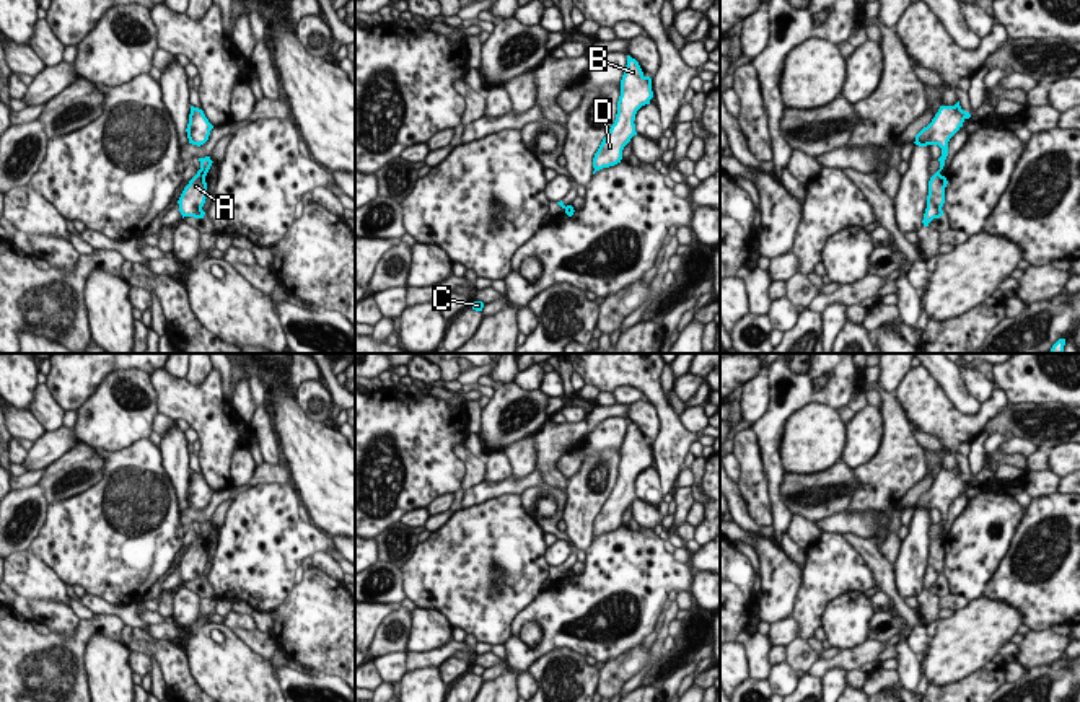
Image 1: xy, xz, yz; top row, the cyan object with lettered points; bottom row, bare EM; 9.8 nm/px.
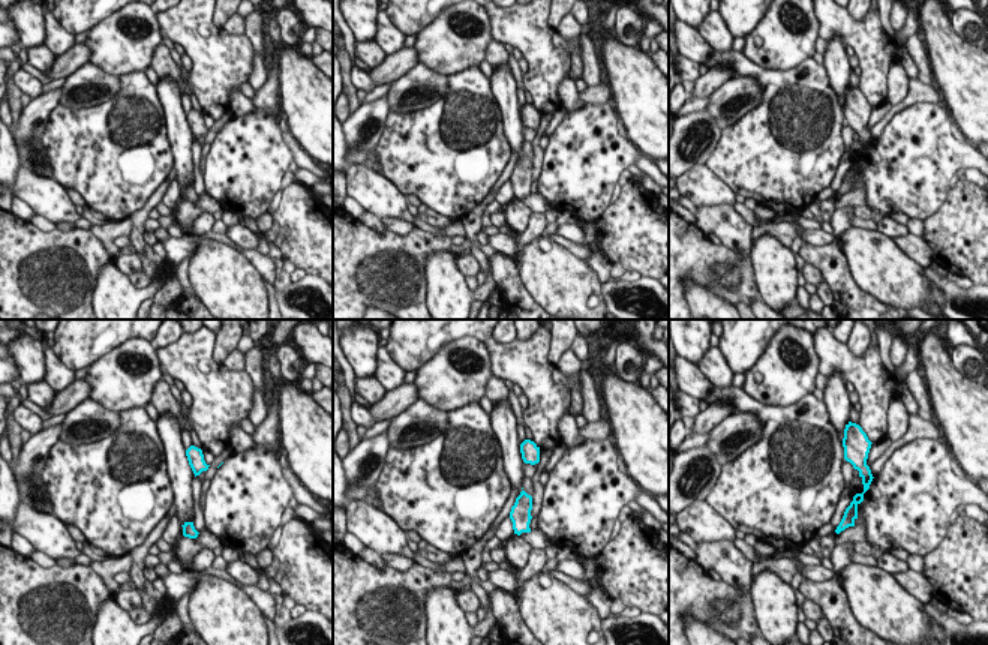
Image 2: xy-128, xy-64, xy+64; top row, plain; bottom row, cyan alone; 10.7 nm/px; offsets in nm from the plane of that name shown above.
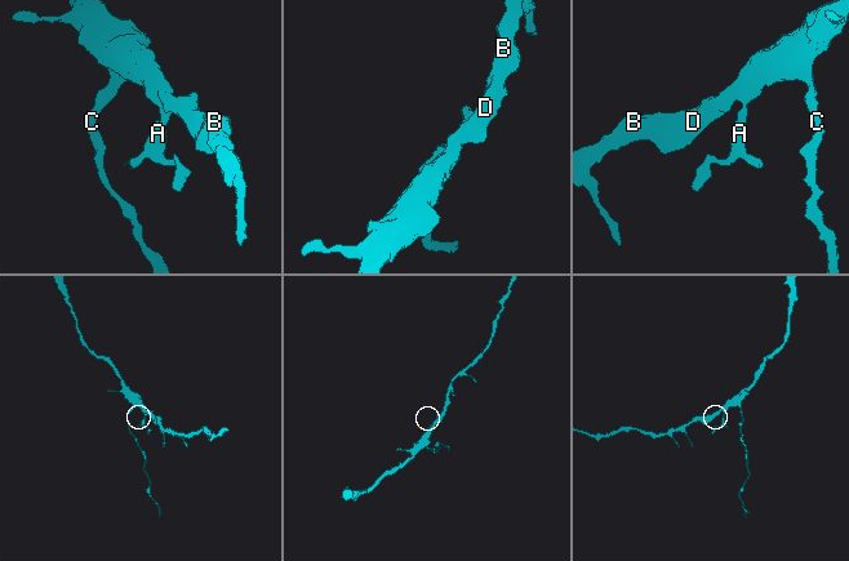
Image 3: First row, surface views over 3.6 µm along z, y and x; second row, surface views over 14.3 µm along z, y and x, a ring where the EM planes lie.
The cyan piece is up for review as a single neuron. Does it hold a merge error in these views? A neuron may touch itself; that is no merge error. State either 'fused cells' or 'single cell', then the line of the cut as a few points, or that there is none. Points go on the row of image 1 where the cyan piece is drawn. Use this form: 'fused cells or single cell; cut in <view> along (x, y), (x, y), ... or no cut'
fused cells; cut in xy along (197, 171), (204, 176)

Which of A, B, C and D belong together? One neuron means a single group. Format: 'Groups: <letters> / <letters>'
Groups: A / B C D

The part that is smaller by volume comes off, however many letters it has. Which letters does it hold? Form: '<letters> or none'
A

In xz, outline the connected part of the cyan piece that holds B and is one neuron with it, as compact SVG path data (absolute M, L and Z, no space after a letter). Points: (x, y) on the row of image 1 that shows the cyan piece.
M627 55L616 121L595 153L593 174L603 168L621 163L624 147L637 135L634 124L635 114L642 106L650 104L652 98L652 78L645 77L639 62Z

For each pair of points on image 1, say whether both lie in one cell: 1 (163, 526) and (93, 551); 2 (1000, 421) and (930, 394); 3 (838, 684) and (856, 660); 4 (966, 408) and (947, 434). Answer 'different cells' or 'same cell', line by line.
1: same cell
2: different cells
3: different cells
4: different cells

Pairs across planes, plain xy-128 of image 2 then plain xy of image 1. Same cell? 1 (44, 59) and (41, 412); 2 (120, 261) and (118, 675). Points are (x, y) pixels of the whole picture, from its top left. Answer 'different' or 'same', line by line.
1: different
2: different

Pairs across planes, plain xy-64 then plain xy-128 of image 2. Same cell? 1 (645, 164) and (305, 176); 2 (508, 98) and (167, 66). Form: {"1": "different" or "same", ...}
{"1": "different", "2": "different"}

